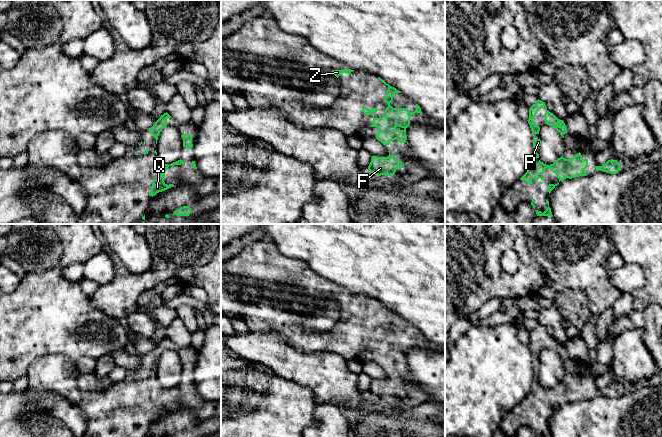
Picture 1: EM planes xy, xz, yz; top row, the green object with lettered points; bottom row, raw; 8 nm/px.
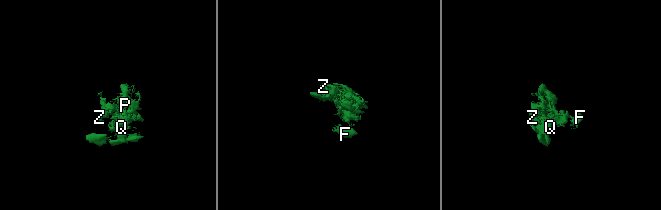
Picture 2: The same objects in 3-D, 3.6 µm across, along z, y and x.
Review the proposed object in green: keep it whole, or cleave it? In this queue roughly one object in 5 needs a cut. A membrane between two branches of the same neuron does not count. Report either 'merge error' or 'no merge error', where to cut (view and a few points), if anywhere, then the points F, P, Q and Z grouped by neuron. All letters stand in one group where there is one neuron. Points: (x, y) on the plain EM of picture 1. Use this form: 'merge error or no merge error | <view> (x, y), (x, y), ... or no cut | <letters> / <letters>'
no merge error | no cut | F P Q Z

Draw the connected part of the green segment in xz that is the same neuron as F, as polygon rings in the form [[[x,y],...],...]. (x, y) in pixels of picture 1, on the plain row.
[[[390,374],[388,376],[388,381],[372,380],[371,386],[368,390],[368,394],[371,397],[376,398],[378,400],[392,400],[395,398],[398,392],[404,391],[401,385],[399,385],[396,381],[390,378]]]

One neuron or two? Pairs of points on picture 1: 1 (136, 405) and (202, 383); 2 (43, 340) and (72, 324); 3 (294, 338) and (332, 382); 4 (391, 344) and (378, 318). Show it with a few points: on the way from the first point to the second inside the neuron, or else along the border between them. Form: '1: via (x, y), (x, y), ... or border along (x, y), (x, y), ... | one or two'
1: border along (194, 385), (197, 392), (204, 399), (210, 401) | two
2: via (50, 333), (59, 324), (65, 324) | one
3: border along (287, 340), (295, 349), (302, 352), (330, 351) | two
4: via (389, 338), (388, 332), (380, 324) | one

